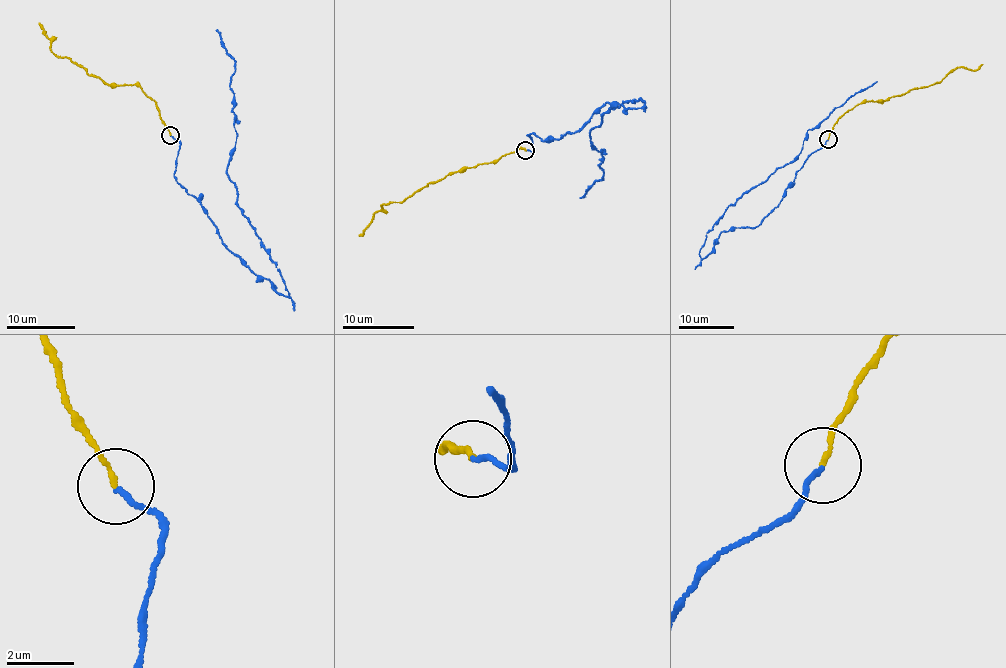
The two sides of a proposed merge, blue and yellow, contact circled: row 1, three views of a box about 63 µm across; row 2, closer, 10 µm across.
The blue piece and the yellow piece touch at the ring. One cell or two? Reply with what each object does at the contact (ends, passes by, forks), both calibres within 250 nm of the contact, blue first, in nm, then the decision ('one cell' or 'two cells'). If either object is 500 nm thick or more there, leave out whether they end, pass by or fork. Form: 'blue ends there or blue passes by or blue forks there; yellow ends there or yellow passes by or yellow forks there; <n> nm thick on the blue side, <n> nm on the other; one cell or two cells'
blue ends there; yellow ends there; 140 nm thick on the blue side, 140 nm on the other; two cells

